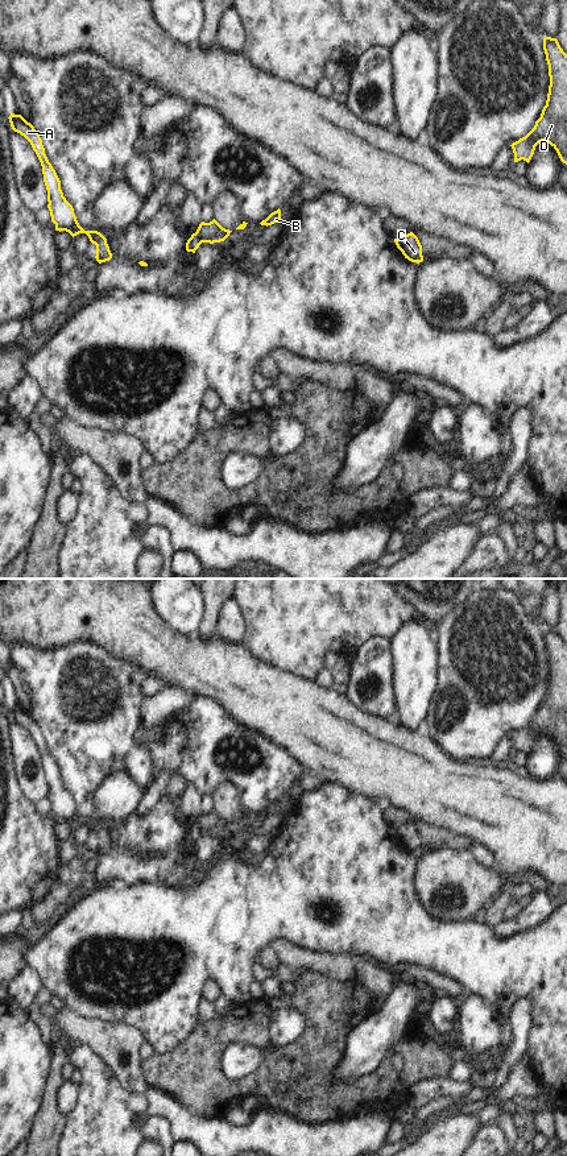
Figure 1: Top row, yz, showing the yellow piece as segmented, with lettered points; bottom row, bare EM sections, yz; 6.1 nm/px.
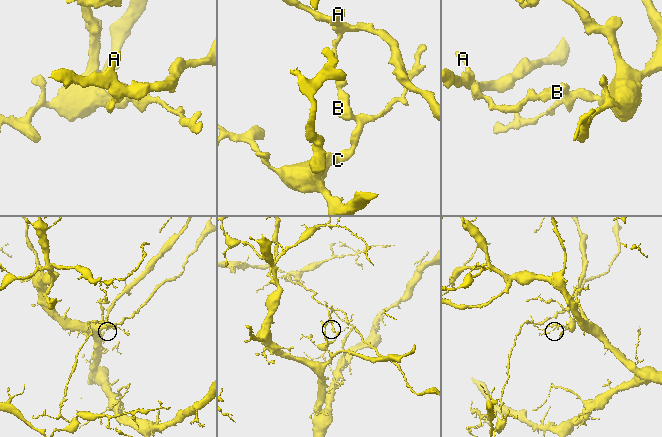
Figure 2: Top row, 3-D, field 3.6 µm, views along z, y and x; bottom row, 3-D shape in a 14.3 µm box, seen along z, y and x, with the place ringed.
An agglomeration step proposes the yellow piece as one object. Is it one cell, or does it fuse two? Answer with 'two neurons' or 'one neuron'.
two neurons

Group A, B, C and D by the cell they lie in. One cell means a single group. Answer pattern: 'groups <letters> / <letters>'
groups A / B C D

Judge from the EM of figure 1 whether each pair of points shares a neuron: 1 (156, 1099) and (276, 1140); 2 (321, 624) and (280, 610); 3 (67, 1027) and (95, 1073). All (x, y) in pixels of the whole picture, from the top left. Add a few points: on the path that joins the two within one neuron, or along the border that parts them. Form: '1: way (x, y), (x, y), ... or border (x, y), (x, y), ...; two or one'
1: way (186, 1126), (197, 1136), (207, 1139), (245, 1139); one
2: way (310, 613), (307, 610), (290, 610); one
3: border (69, 1043), (86, 1044), (104, 1061); two

